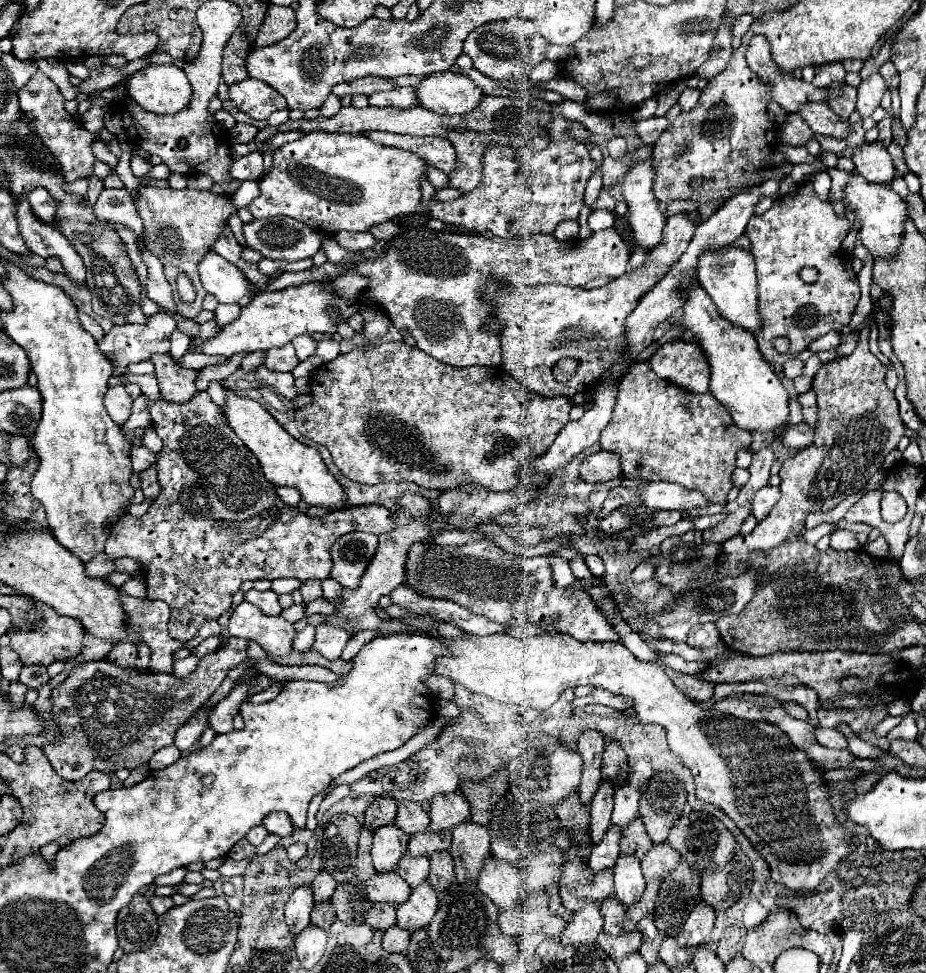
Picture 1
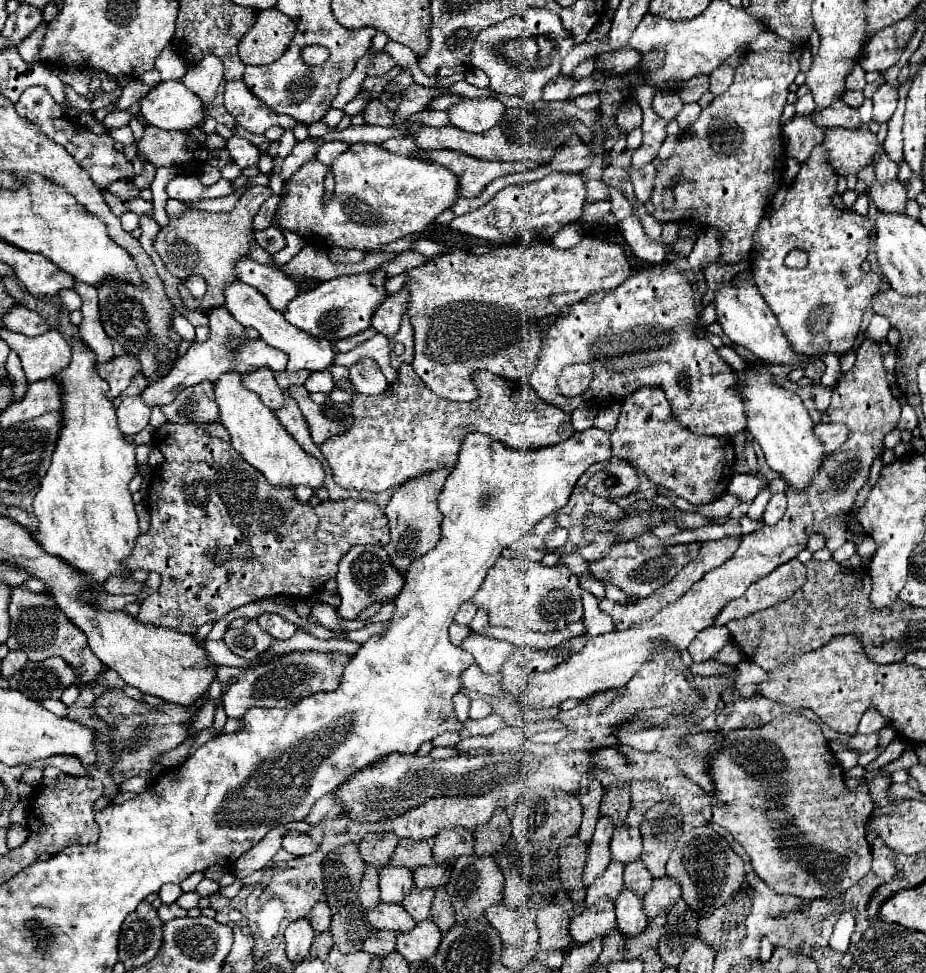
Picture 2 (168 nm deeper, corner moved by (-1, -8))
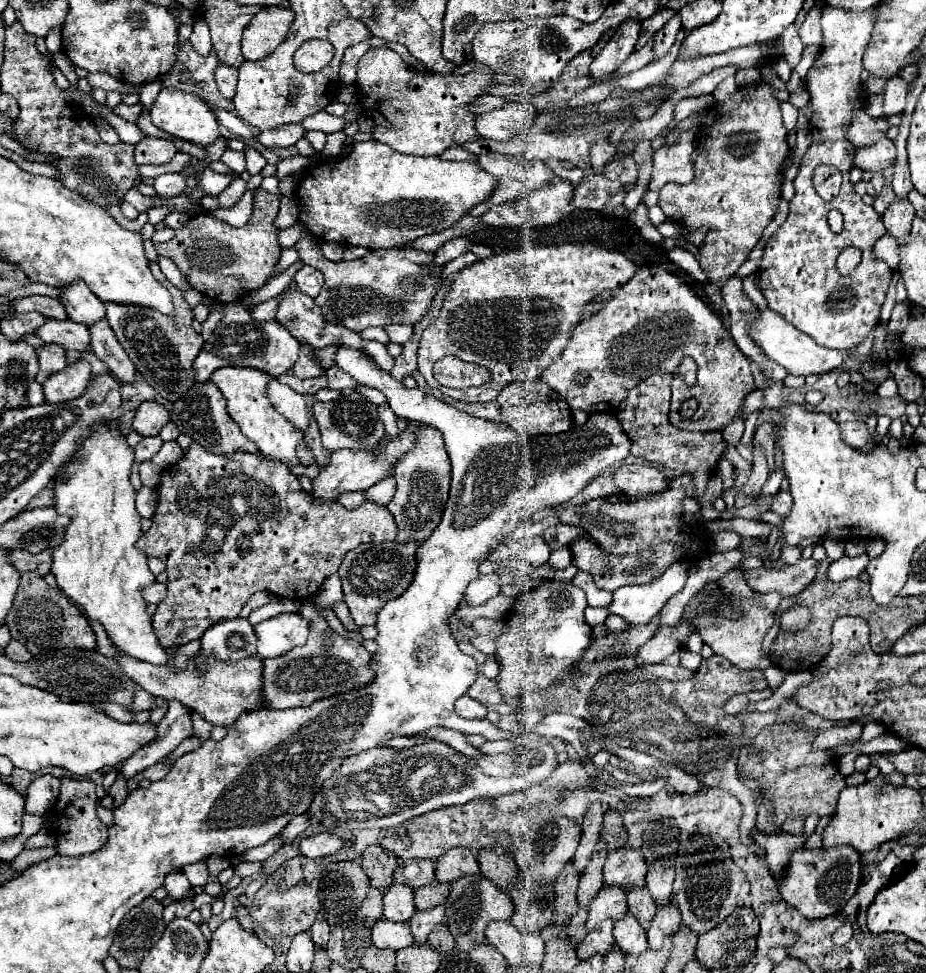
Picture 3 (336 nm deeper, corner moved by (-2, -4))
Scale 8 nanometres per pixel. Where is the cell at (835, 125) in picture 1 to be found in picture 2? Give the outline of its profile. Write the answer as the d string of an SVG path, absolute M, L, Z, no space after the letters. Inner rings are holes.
M826 129L824 147L838 175L856 175L870 165L882 143L868 129Z

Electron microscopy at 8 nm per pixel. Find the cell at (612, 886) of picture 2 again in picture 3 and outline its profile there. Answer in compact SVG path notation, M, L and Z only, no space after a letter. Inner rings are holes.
M605 885L599 889L597 897L593 897L589 905L587 931L595 929L605 919L621 919L627 913L627 893L625 889L617 889L617 885Z

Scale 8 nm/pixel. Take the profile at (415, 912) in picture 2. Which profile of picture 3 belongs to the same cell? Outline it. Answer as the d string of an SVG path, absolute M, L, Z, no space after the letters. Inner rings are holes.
M437 905L433 909L423 909L423 911L415 911L415 915L411 917L409 925L411 925L411 931L415 935L415 943L425 943L427 941L427 935L439 925L443 923L443 911L445 911L445 905Z

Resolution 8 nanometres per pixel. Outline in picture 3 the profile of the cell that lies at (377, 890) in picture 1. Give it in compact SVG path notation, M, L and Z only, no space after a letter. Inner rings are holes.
M375 921L373 925L373 945L389 947L389 949L403 949L413 945L413 933L409 933L409 923L401 925L397 921Z

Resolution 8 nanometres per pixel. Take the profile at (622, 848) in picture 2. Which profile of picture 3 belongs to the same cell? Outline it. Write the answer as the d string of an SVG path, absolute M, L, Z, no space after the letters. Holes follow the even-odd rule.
M621 847L607 855L605 869L603 869L603 883L629 889L635 885L643 885L645 873L647 867L641 849Z

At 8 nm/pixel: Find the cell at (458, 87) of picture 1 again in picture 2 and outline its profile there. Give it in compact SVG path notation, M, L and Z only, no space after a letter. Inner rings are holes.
M462 99L458 105L454 105L450 115L450 125L460 127L470 133L482 133L492 127L496 127L504 115L506 107L498 99Z

